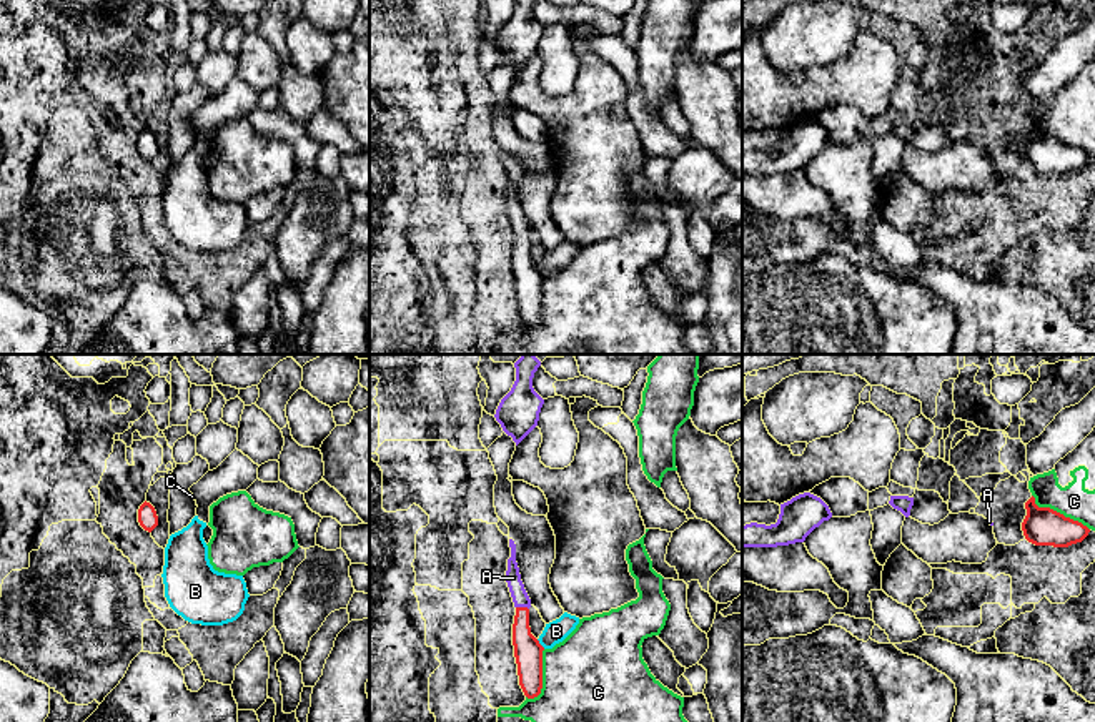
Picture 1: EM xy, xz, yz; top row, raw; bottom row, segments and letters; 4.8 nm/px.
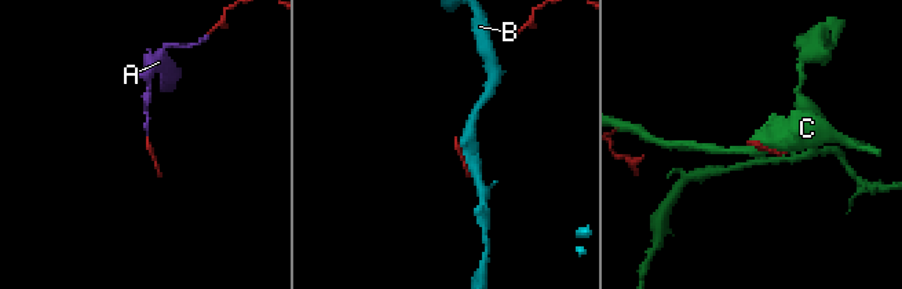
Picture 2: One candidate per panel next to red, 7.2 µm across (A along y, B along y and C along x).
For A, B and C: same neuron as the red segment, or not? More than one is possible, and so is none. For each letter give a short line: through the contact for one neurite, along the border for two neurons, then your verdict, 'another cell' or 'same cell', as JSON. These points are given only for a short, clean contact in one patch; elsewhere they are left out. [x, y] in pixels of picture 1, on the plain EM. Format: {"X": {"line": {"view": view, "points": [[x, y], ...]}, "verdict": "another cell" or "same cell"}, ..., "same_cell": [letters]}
{"A": {"verdict": "same cell"}, "B": {"verdict": "another cell"}, "C": {"verdict": "another cell"}, "same_cell": ["A"]}

